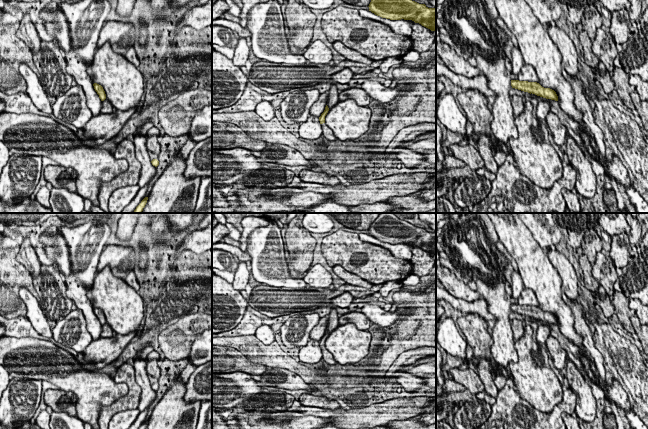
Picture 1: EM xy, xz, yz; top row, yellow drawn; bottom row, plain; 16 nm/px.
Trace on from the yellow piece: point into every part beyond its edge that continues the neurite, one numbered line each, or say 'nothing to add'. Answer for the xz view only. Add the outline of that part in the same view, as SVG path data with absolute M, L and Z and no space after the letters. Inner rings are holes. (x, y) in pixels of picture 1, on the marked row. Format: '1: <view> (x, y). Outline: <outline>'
1: xz (326, 131). Outline: M326 123L321 124L322 126L322 135L324 138L335 141L337 138L334 136L333 131L326 125Z

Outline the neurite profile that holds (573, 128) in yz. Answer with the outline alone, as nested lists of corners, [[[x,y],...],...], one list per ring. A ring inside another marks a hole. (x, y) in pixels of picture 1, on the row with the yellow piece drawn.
[[[532,93],[530,94],[530,96],[533,98],[537,98],[538,100],[547,101],[550,104],[551,111],[560,119],[561,123],[566,127],[567,133],[578,143],[585,157],[595,160],[595,158],[587,151],[580,136],[580,133],[584,129],[560,108],[558,101],[546,99]]]

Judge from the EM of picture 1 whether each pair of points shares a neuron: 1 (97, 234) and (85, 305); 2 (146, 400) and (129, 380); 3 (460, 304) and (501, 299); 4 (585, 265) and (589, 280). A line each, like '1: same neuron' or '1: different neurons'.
1: same neuron
2: different neurons
3: different neurons
4: same neuron

